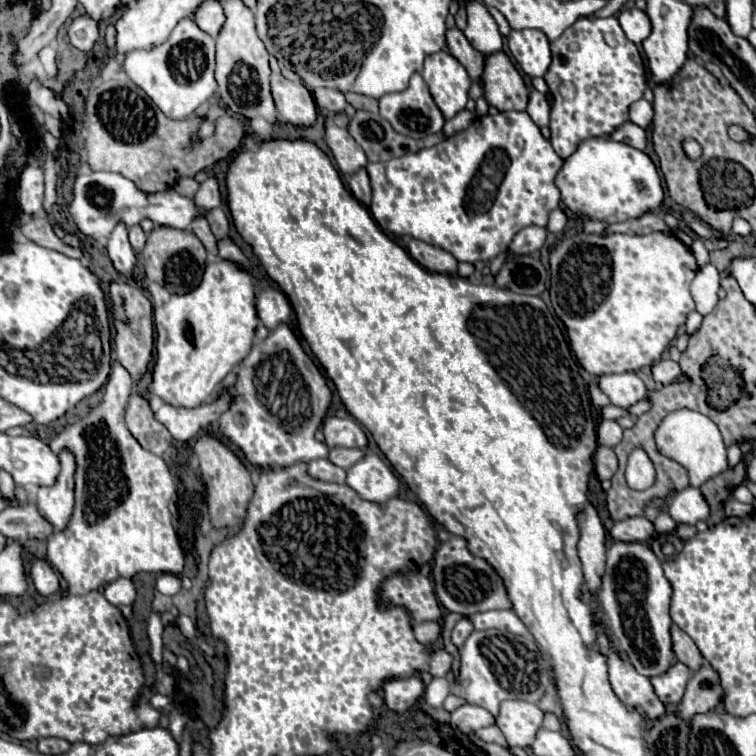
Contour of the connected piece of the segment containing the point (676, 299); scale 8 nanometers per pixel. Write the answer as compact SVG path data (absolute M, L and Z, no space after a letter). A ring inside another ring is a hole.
M578 232L572 238L562 240L560 246L550 254L550 302L552 302L552 308L554 308L556 316L566 326L572 352L576 354L580 366L586 372L590 372L592 376L600 376L600 374L612 374L612 372L624 372L624 370L634 372L634 370L640 370L642 366L652 366L654 362L658 362L662 358L662 352L668 348L668 344L676 336L678 326L684 324L688 312L692 312L696 308L694 300L690 296L690 282L694 280L696 272L698 272L698 264L694 260L690 248L686 248L676 236L670 236L670 234L664 234L664 232L652 232L652 234L646 234L646 236L628 236L628 234L602 236L602 234Z

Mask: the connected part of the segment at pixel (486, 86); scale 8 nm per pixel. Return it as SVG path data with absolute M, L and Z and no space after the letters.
M494 52L484 56L482 90L488 104L496 106L500 112L526 110L528 90L504 52Z

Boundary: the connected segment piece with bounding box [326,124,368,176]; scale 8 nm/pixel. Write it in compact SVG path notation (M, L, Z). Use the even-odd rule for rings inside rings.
M336 124L326 126L326 144L330 146L336 166L344 176L354 174L358 168L364 168L368 162L364 150L360 150L360 146L348 134L348 130L338 128Z

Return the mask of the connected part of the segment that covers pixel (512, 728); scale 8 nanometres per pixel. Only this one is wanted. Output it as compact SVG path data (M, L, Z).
M508 700L500 704L498 728L510 746L528 748L536 740L536 732L542 728L542 718L544 714L536 704L524 700Z

